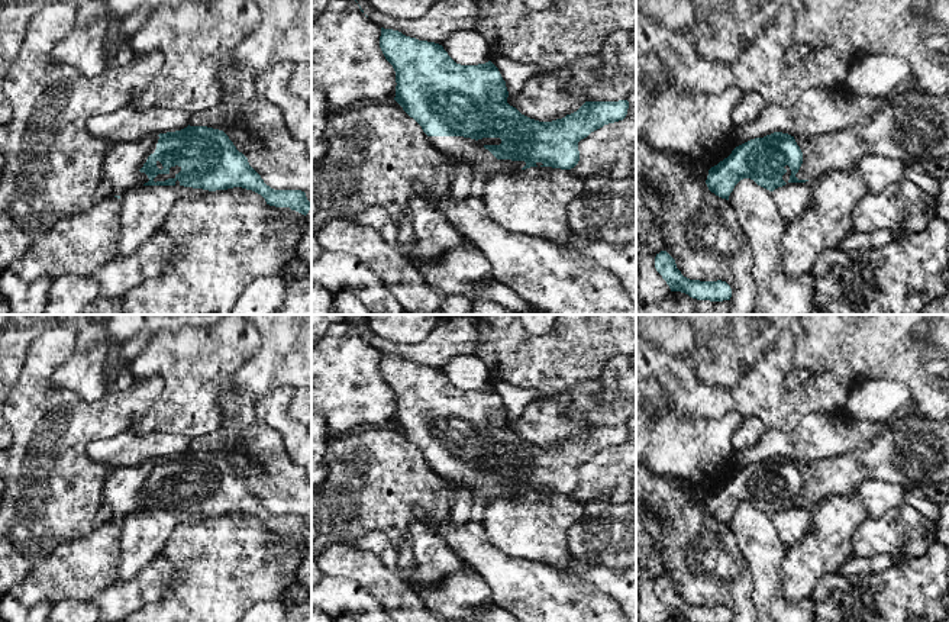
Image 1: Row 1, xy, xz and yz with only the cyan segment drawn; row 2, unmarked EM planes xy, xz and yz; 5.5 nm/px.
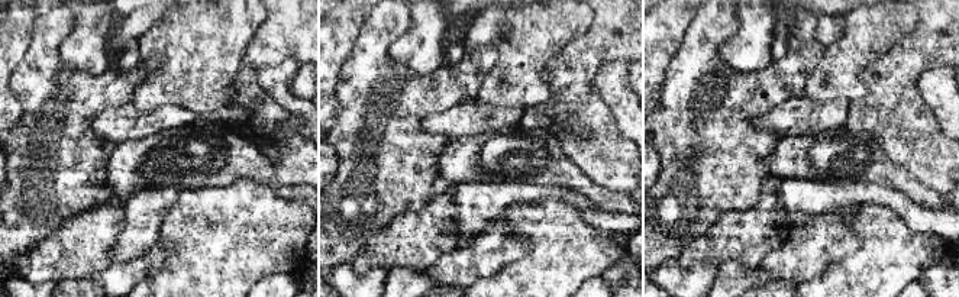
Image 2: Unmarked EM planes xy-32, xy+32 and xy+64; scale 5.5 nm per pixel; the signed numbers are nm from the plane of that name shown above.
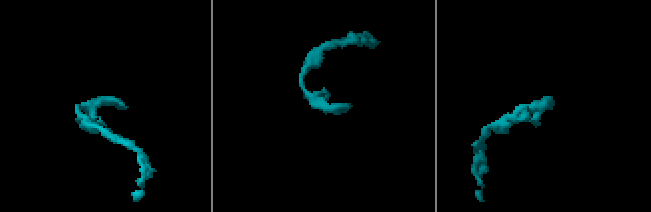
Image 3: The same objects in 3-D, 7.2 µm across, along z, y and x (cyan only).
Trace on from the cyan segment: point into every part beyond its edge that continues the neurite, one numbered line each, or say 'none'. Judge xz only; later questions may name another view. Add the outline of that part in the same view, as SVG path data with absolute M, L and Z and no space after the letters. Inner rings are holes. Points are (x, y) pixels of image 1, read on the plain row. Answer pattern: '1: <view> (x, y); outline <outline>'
1: xz (484, 489); outline M427 461L430 468L453 484L465 484L472 490L478 509L493 499L522 494L524 486L497 484L485 470L500 470L500 463L471 464L464 461Z

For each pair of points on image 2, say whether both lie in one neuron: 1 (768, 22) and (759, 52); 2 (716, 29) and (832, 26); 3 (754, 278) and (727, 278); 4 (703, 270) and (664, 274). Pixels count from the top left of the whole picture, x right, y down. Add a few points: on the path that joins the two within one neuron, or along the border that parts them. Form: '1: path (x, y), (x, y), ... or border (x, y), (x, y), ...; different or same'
1: path (761, 29), (759, 45); same
2: border (816, 39), (823, 45); different
3: path (748, 278), (733, 278); same
4: path (693, 274), (674, 274); same

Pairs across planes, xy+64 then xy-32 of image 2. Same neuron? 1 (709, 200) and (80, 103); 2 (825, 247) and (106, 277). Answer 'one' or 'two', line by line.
1: one
2: one

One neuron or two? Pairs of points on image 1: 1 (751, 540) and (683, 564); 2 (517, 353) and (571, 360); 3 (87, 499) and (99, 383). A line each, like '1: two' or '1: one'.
1: two
2: one
3: two

